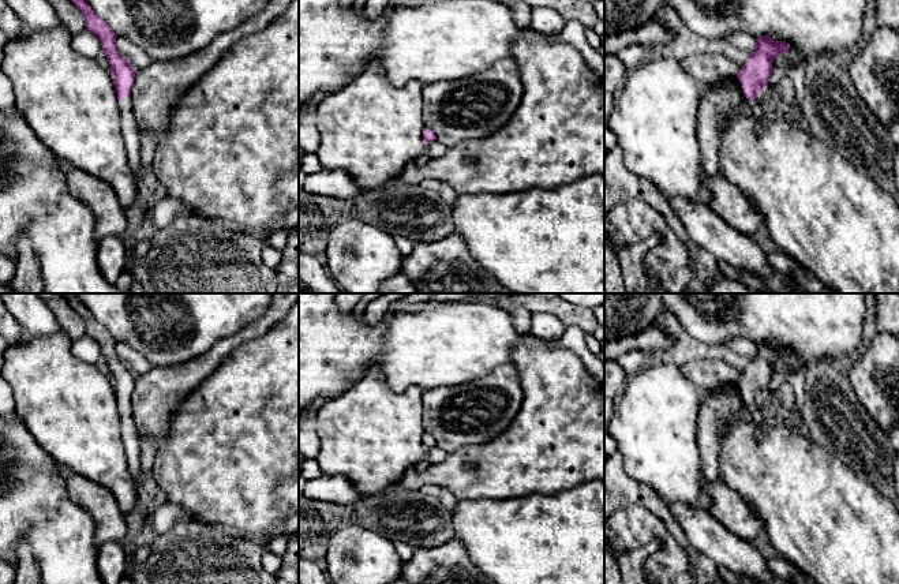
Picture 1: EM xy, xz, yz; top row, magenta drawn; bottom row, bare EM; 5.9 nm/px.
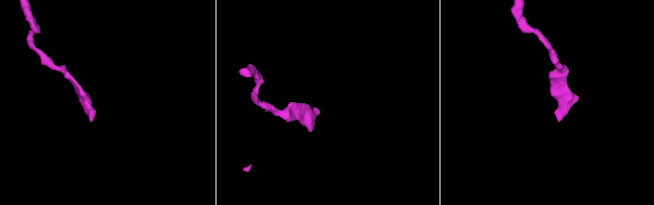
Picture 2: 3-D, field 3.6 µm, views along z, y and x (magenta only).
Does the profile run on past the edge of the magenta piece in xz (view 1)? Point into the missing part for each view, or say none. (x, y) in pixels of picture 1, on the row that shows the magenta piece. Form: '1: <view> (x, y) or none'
1: none

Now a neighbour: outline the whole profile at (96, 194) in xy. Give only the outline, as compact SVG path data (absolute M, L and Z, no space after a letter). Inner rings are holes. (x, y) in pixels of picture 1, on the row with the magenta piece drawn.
M64 161L60 162L59 171L64 175L65 190L70 195L83 202L93 211L97 240L109 235L120 236L126 232L128 221L124 209L106 181Z

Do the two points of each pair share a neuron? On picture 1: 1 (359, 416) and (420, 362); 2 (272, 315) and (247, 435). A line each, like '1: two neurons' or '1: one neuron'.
1: two neurons
2: two neurons

